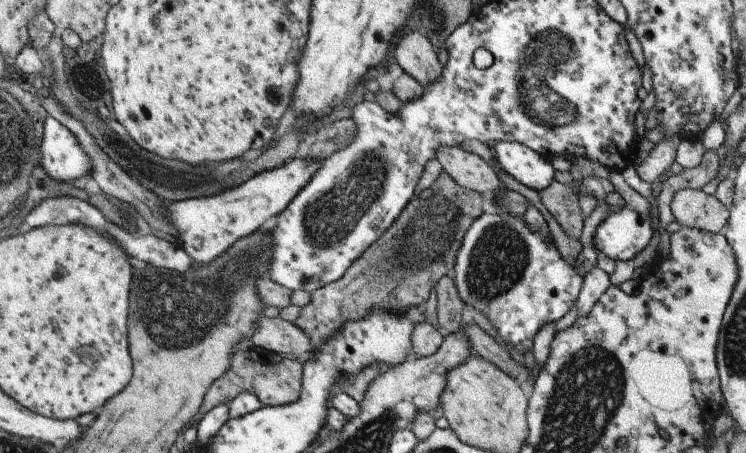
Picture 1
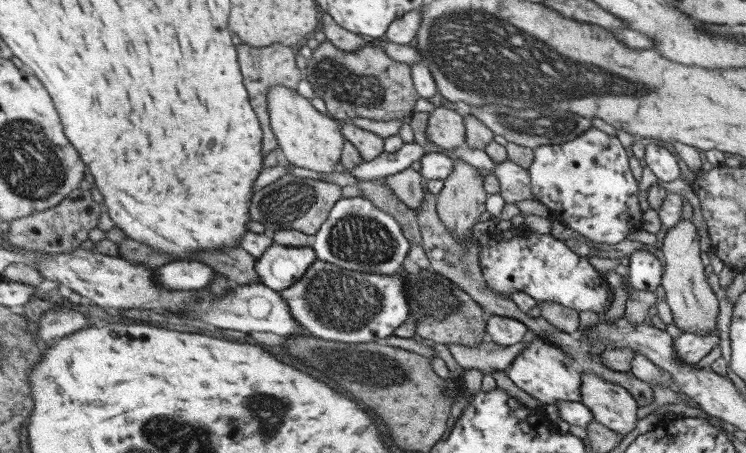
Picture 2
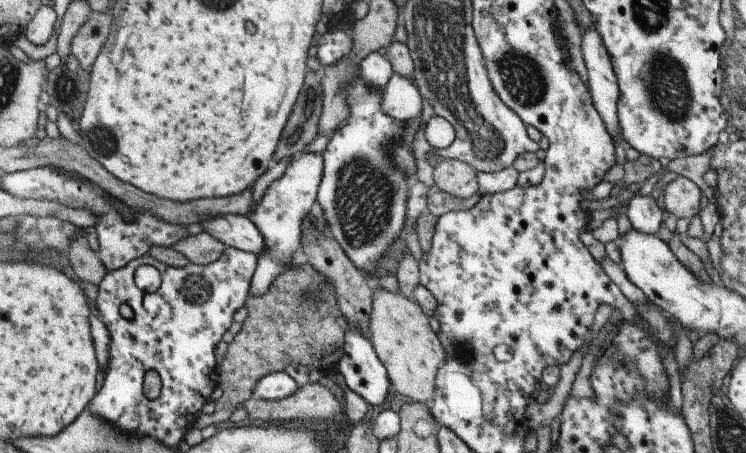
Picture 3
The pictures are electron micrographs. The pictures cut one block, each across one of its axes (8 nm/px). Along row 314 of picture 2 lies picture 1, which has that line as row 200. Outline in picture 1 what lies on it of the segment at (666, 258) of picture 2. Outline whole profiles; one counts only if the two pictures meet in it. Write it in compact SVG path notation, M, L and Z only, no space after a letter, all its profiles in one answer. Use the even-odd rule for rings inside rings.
M679 190L672 198L671 210L680 226L712 233L723 232L729 218L729 209L702 190Z

